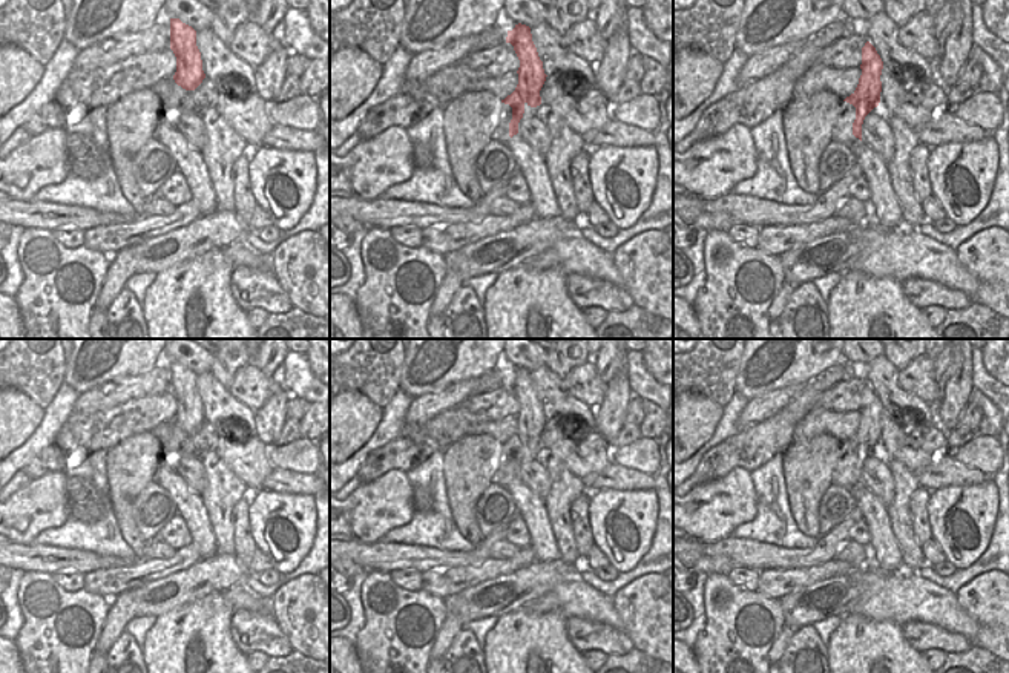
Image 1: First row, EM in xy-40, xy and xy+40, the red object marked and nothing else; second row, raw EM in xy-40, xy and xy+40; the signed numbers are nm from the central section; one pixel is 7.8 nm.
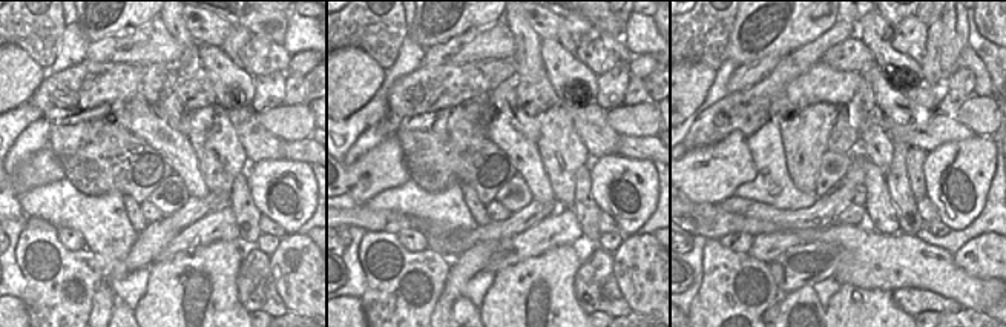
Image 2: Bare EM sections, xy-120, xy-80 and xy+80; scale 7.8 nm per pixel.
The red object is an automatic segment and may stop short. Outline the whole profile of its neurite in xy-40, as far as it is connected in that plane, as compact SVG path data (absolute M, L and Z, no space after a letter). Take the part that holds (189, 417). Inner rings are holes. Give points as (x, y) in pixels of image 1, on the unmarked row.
M170 362L170 392L176 400L175 426L186 434L195 434L205 417L196 389L196 374L179 362Z

